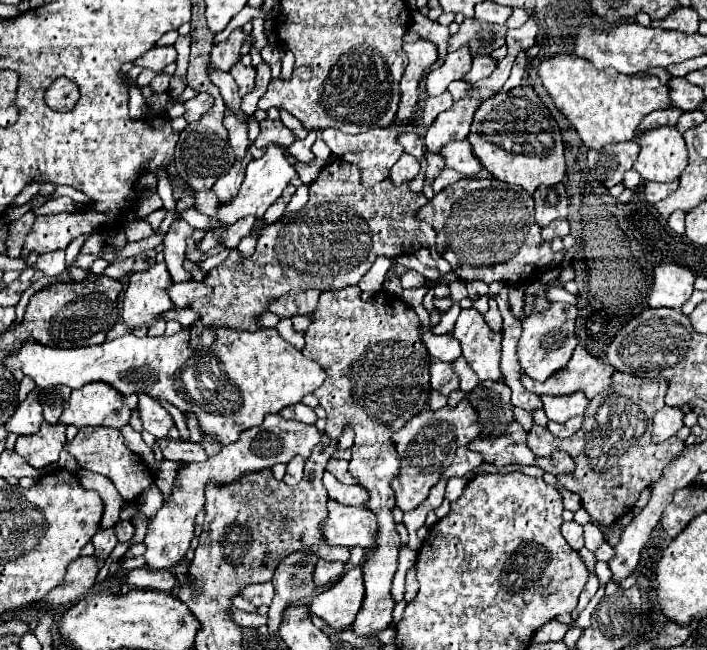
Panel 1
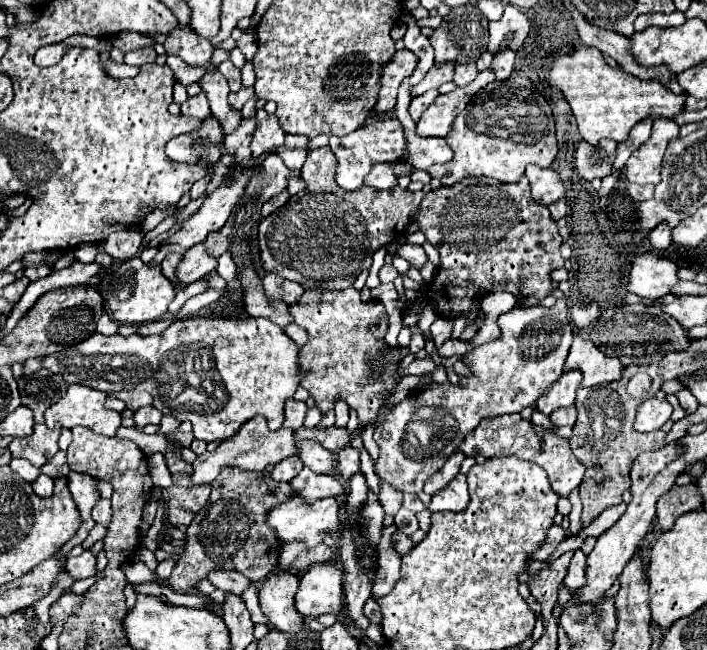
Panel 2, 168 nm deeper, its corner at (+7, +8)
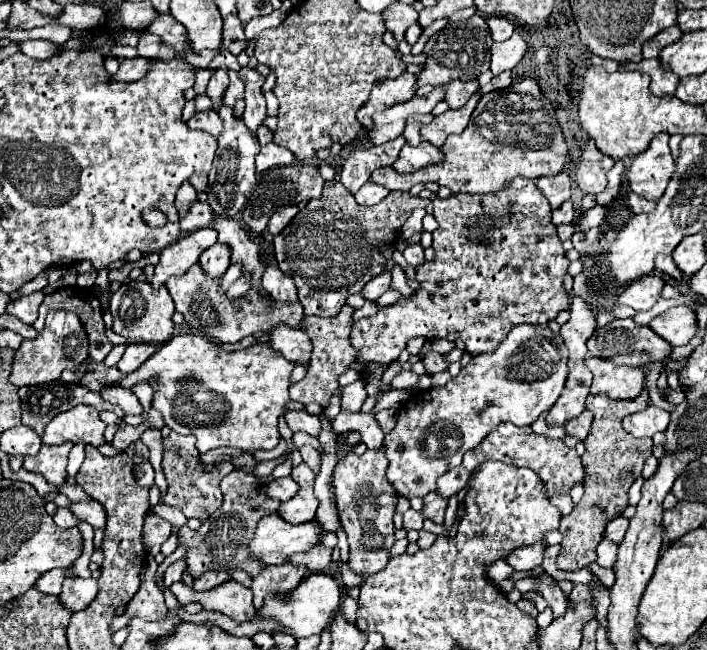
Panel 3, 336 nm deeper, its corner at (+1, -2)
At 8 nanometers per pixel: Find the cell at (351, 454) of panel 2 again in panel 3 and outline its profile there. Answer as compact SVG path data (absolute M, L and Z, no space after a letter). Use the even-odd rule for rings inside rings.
M378 447L368 449L360 457L348 453L338 461L334 469L338 513L350 545L350 569L362 577L370 577L384 569L394 545L392 517L398 503L398 493L386 479L386 467L388 459L384 457L384 447Z

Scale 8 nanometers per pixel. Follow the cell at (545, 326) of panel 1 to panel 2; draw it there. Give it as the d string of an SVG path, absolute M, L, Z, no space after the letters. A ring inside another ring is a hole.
M564 297L558 299L556 305L550 309L542 305L514 307L512 311L500 315L498 325L502 329L502 335L496 341L480 345L472 353L464 355L464 363L470 367L472 377L462 377L458 385L446 383L446 385L434 385L432 389L426 391L414 391L380 419L374 431L374 441L378 443L380 449L380 457L374 465L376 475L382 481L390 483L400 493L420 493L424 481L444 465L446 457L456 451L456 447L462 443L466 433L478 427L482 417L520 413L524 407L536 403L536 399L562 375L564 361L574 337L570 322L568 305Z

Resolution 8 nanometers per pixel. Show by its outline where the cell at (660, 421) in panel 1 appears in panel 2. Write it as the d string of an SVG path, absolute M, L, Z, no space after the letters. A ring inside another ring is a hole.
M650 397L638 407L634 429L640 433L650 433L660 429L672 415L672 405L668 401L660 401L656 397Z

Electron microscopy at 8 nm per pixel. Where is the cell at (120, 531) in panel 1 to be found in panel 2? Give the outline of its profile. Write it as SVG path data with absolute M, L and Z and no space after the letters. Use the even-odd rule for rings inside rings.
M100 499L96 503L96 507L92 509L92 517L96 523L108 527L110 525L110 517L112 517L112 509L110 509L110 499Z

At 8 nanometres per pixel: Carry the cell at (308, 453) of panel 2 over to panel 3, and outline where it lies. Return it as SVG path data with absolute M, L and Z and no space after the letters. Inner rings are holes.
M312 445L300 447L298 451L300 451L300 455L302 455L302 461L304 461L314 473L318 473L318 471L320 471L320 453L318 453Z

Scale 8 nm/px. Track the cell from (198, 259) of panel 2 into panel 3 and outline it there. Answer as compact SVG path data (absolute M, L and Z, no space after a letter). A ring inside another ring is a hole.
M214 243L210 249L206 249L200 255L200 265L210 277L220 277L230 267L228 255L232 255L232 251L228 251L228 247L224 247L224 243Z

